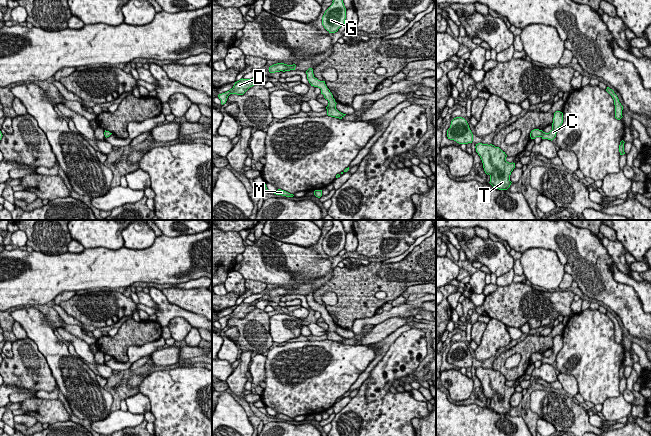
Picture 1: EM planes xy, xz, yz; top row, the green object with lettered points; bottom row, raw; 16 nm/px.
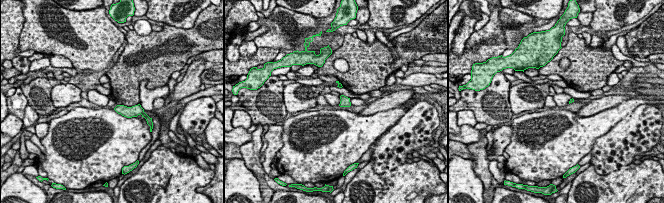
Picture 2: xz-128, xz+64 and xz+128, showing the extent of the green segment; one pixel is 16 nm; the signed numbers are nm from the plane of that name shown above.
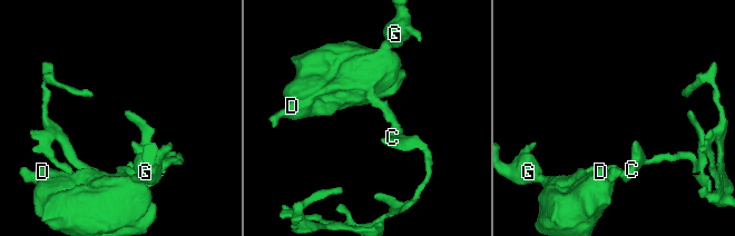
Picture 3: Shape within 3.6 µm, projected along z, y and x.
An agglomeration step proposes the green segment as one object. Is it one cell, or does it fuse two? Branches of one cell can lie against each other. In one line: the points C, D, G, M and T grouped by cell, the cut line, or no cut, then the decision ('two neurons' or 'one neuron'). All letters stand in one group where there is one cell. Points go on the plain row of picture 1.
C D G M T | no cut | one neuron

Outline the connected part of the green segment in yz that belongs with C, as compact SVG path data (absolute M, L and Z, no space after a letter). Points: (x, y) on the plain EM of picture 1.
M556 335L554 337L553 347L552 347L552 354L549 357L545 357L542 354L534 353L530 357L531 363L535 363L536 361L541 361L542 363L553 364L556 361L556 357L558 352L563 347L563 337L560 335Z

